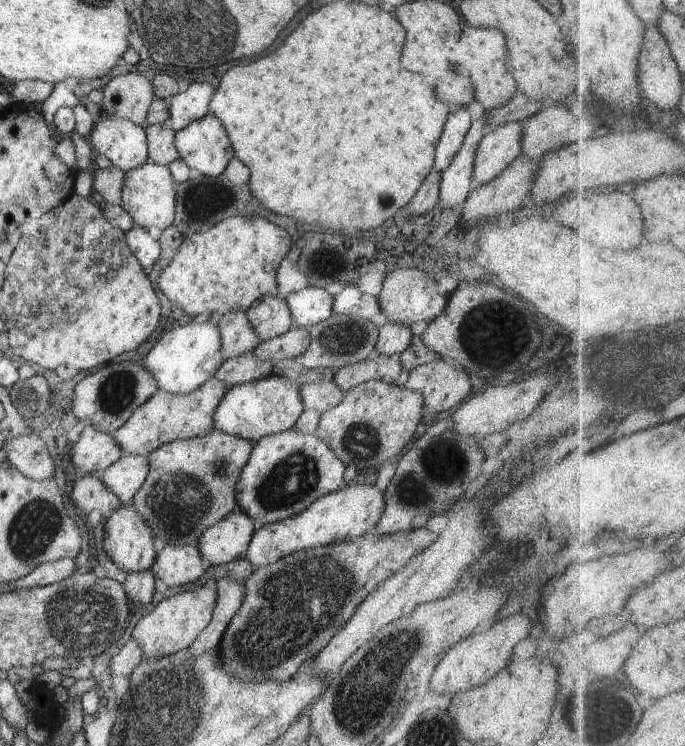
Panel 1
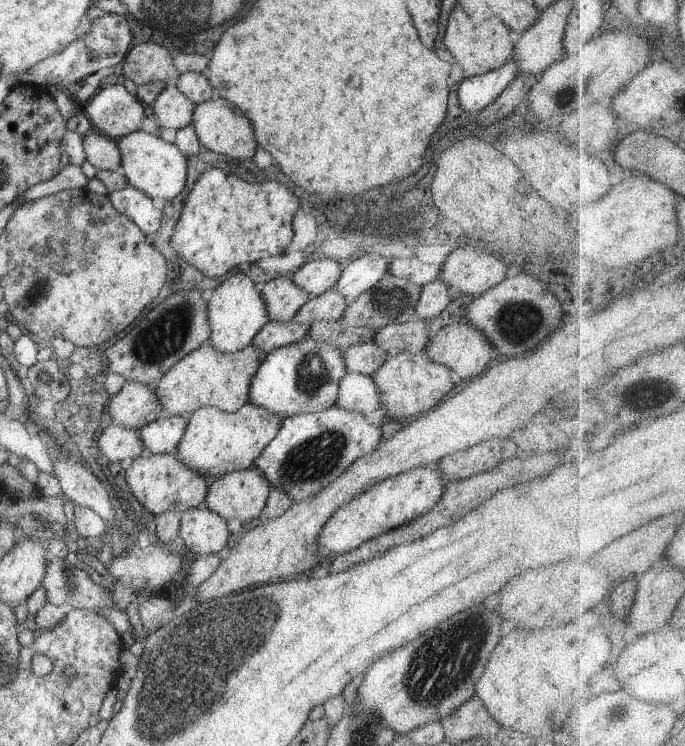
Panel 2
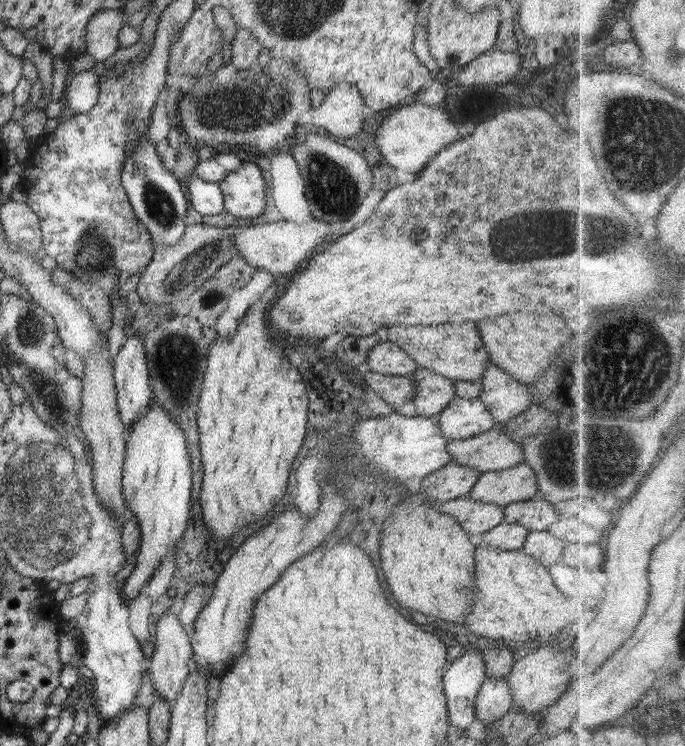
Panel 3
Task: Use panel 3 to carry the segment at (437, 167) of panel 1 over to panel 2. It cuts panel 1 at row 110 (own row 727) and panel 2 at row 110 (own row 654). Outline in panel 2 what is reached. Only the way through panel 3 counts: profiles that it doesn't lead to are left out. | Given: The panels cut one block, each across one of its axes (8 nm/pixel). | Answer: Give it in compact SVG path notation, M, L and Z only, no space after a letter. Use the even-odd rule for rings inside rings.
M512 56L508 63L496 70L464 79L456 89L458 106L468 116L476 116L517 76L517 66Z

